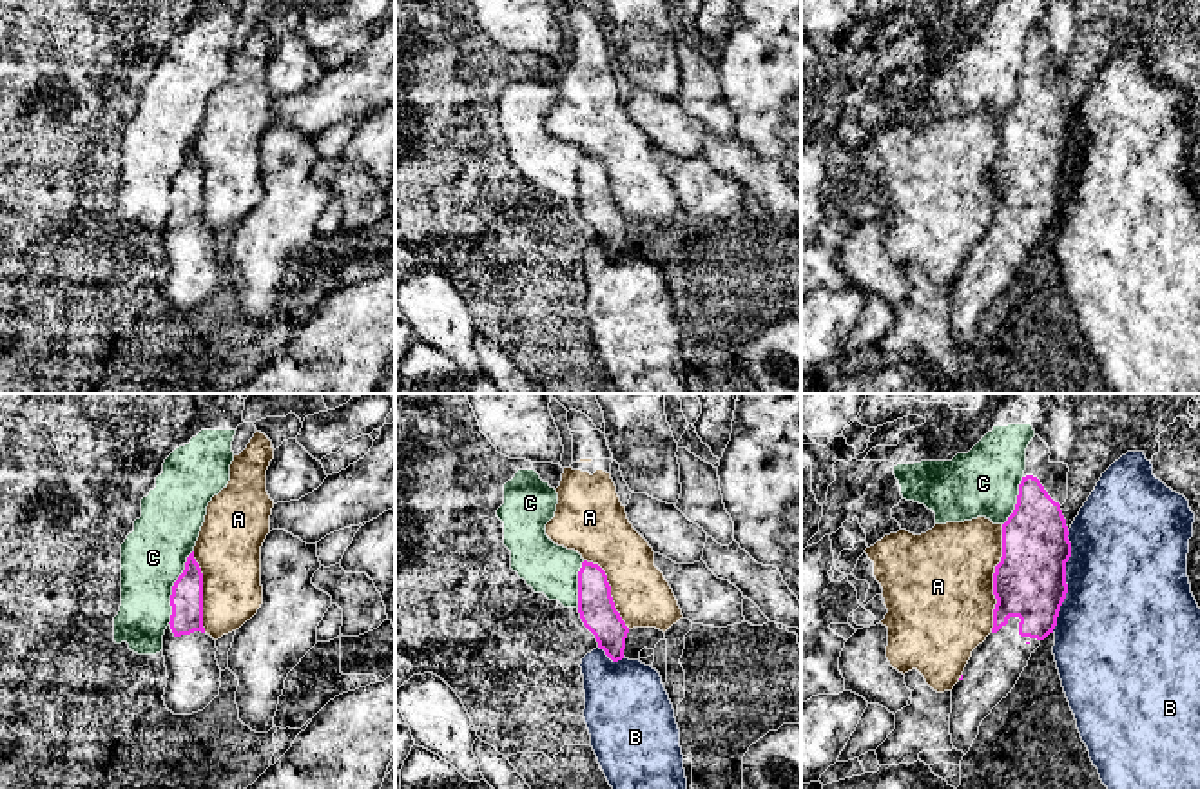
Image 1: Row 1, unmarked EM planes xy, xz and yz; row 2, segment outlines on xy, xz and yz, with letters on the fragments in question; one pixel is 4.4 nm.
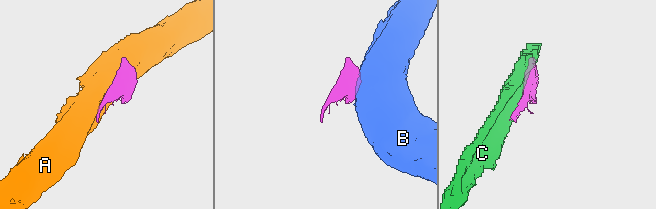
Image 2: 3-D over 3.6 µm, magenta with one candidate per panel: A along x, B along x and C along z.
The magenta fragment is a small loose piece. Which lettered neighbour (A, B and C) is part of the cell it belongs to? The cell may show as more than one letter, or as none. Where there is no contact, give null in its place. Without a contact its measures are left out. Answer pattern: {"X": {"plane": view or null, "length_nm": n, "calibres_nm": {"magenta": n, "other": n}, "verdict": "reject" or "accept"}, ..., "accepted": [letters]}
{"A": {"plane": "yz", "length_nm": 480, "calibres_nm": {"magenta": 320, "other": 480}, "verdict": "reject"}, "B": {"plane": "yz", "length_nm": 460, "calibres_nm": {"magenta": 320, "other": 480}, "verdict": "reject"}, "C": {"plane": "xy", "length_nm": 340, "calibres_nm": {"magenta": 140, "other": 280}, "verdict": "reject"}, "accepted": []}

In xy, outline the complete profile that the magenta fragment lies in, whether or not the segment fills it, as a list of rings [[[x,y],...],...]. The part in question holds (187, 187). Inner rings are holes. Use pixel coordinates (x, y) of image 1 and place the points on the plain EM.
[[[194,145],[172,180],[170,200],[163,229],[169,270],[163,294],[174,308],[192,308],[203,305],[221,281],[216,234],[203,221],[203,167]]]

